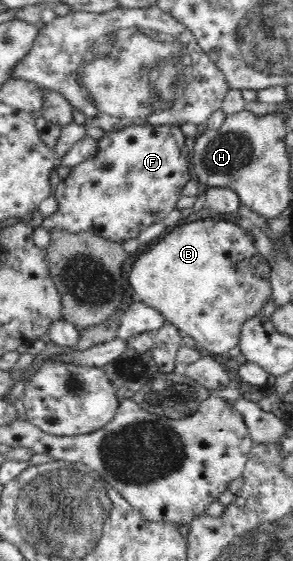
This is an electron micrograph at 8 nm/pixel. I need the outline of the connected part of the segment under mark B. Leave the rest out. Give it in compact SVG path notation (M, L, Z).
M211 217L176 225L164 234L165 238L138 254L128 273L127 286L131 301L141 302L158 310L167 321L172 322L182 336L195 339L195 347L212 356L225 354L239 346L243 324L261 312L271 298L272 286L269 276L269 261L255 254L254 238L248 228L239 222L213 220Z

